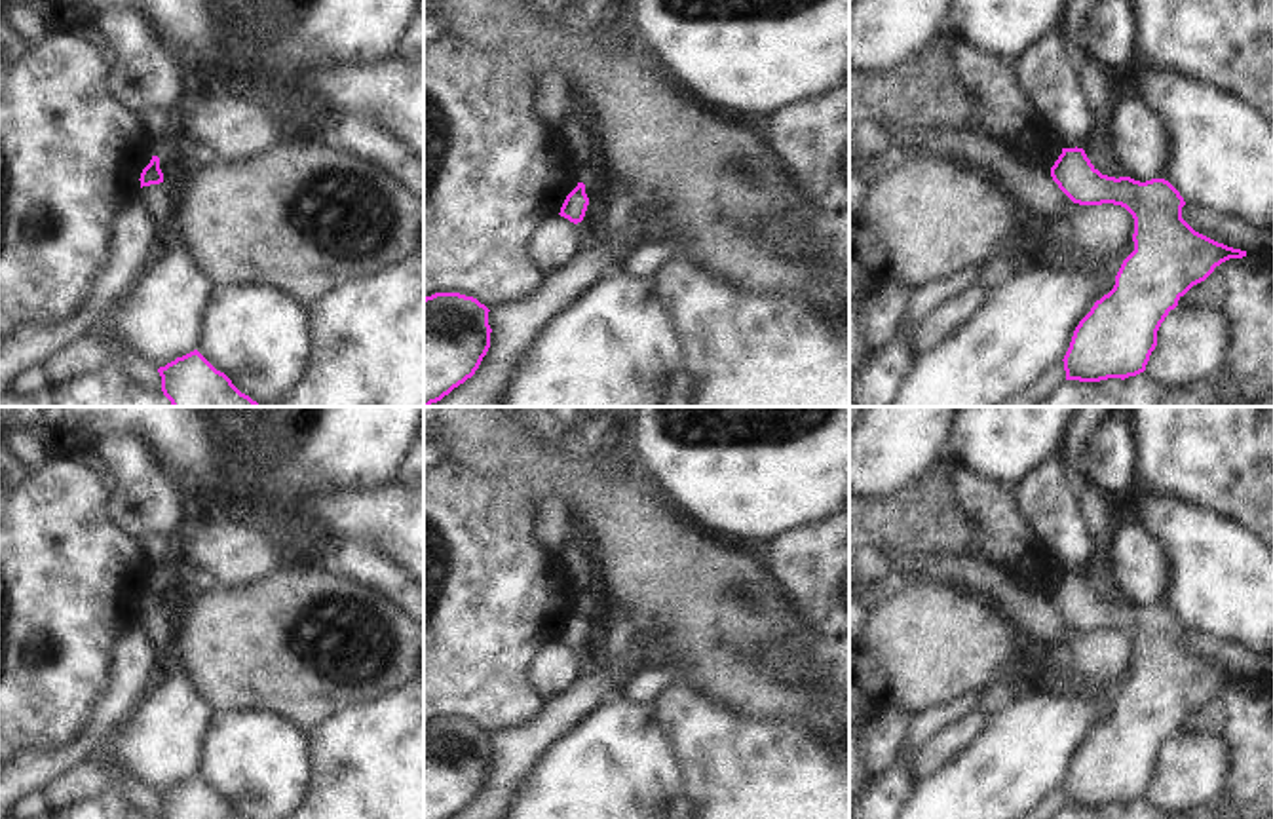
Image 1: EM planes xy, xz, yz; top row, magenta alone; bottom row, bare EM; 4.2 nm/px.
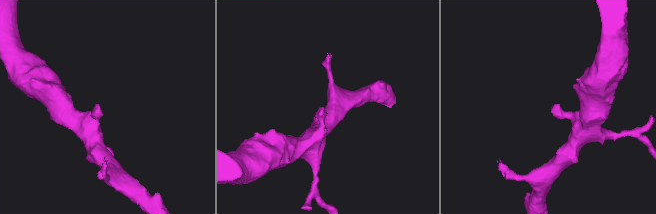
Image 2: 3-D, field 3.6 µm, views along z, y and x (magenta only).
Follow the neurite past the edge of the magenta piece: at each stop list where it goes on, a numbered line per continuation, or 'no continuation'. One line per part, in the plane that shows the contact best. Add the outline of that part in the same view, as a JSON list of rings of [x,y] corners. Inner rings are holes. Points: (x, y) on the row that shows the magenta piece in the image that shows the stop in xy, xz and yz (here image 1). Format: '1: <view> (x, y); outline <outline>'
no continuation

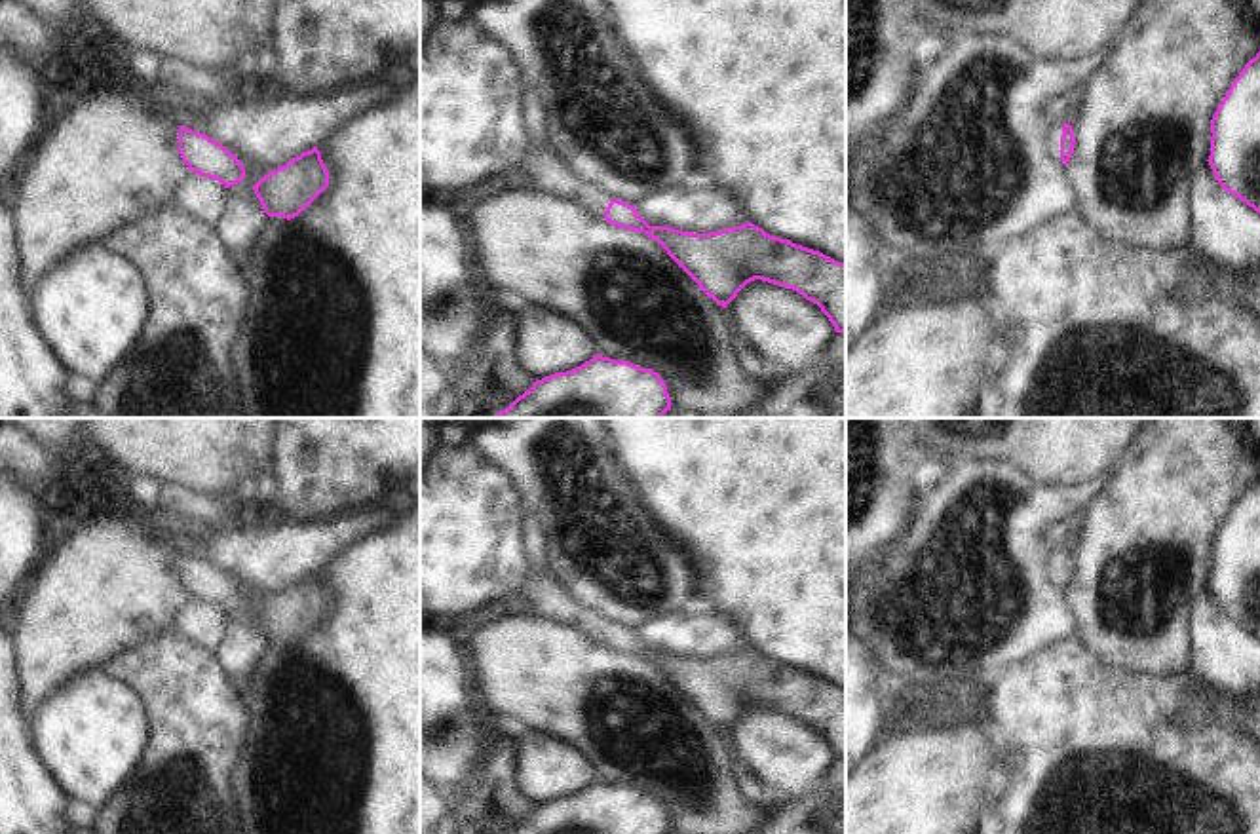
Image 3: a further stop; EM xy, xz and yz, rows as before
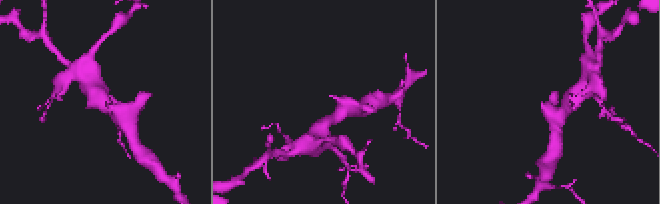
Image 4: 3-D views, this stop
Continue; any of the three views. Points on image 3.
1: yz (1053, 141); outline [[[1055,125],[1047,137],[1047,146],[1057,160],[1060,160],[1060,137],[1062,137],[1062,125]]]

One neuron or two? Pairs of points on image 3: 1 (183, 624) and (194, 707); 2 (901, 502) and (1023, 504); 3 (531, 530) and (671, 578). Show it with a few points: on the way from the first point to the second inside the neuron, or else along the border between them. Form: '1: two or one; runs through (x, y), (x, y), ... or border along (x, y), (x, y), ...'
1: two; border along (170, 631), (211, 652)
2: two; border along (920, 494), (911, 527), (896, 542)
3: two; border along (523, 513), (531, 513), (542, 532), (548, 565)

